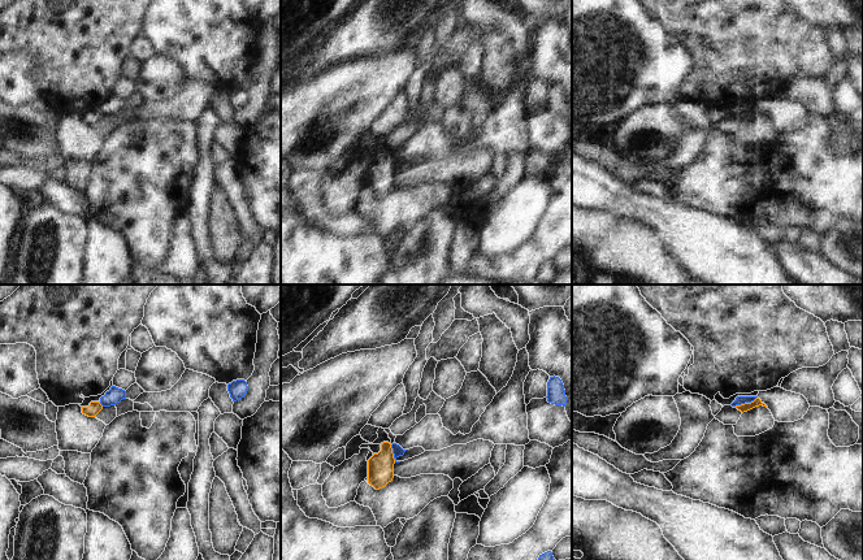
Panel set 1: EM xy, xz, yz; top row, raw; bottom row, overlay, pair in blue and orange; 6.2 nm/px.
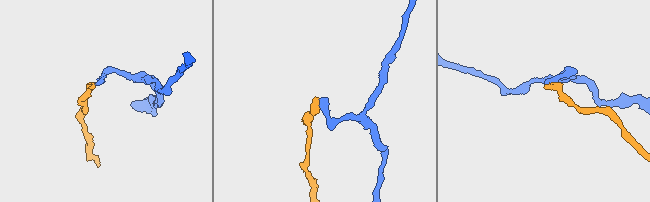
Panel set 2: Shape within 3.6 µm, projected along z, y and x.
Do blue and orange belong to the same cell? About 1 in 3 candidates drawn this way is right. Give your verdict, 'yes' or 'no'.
no

